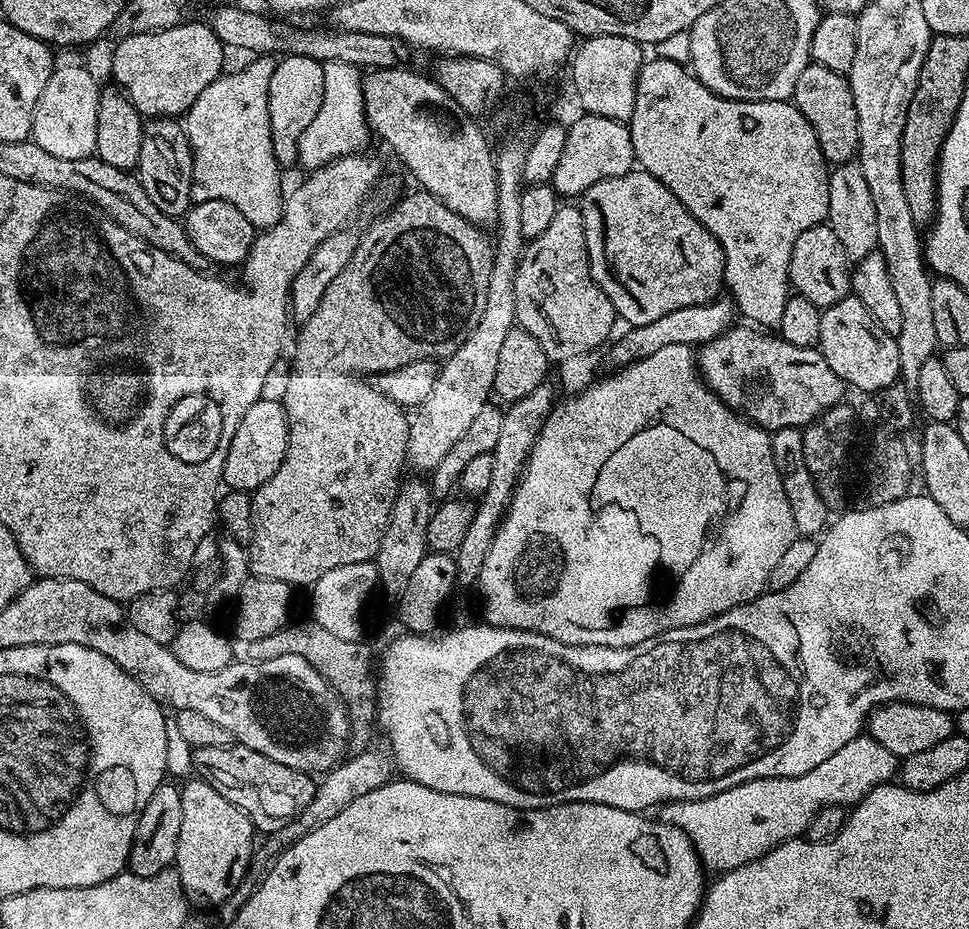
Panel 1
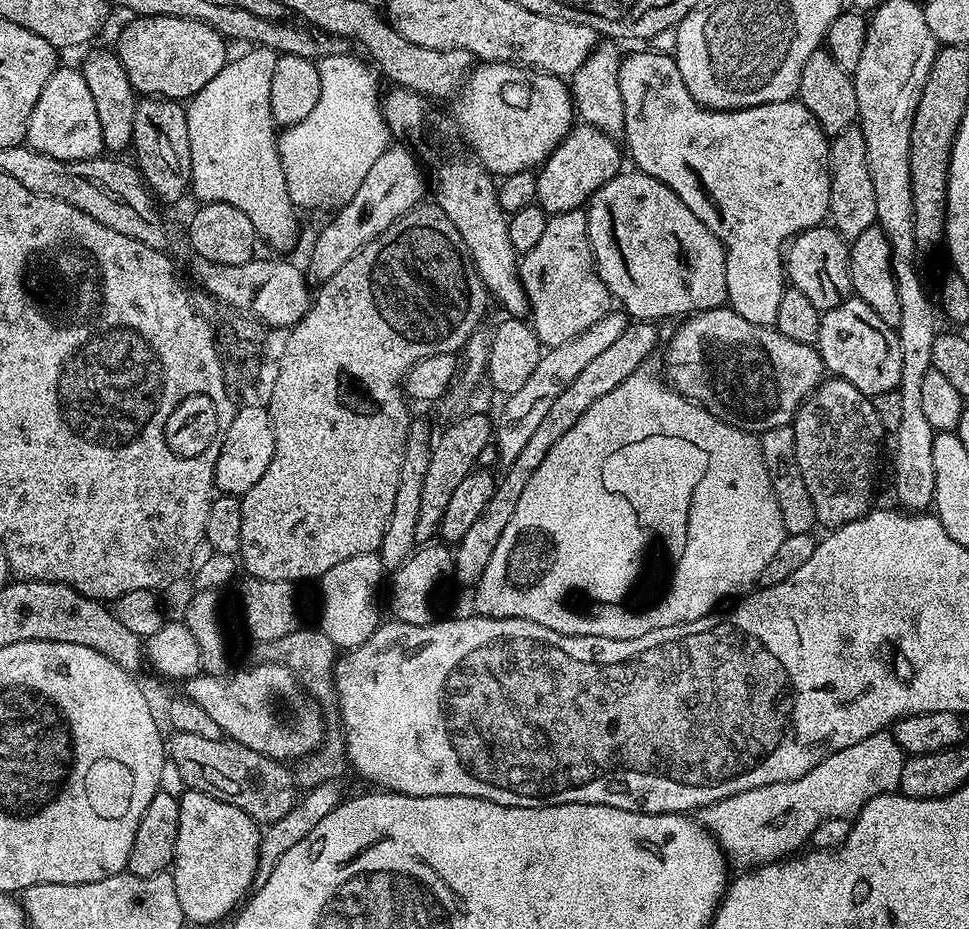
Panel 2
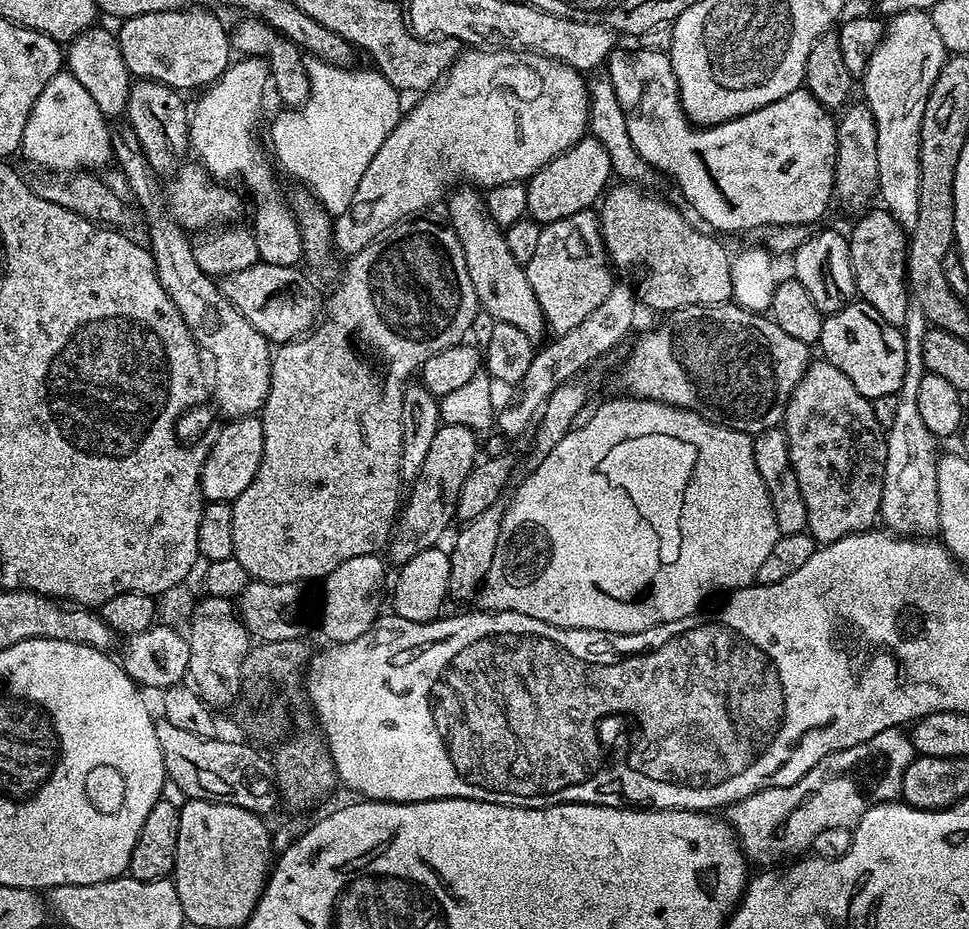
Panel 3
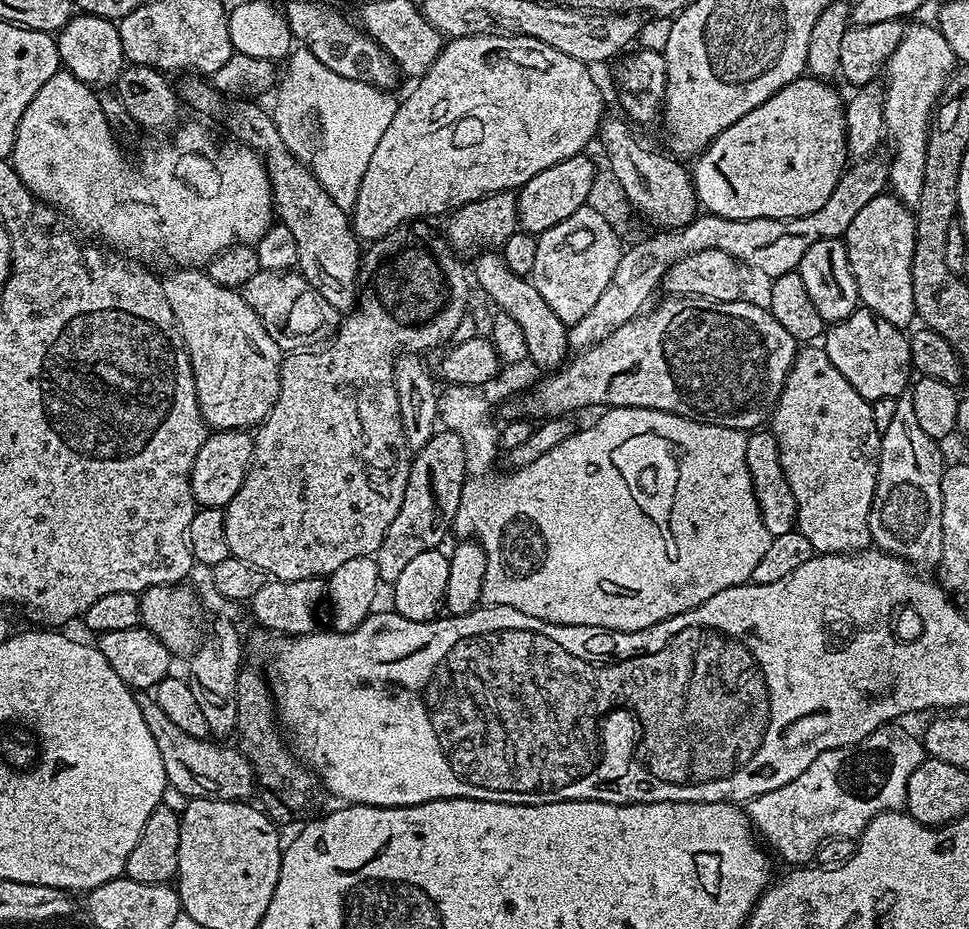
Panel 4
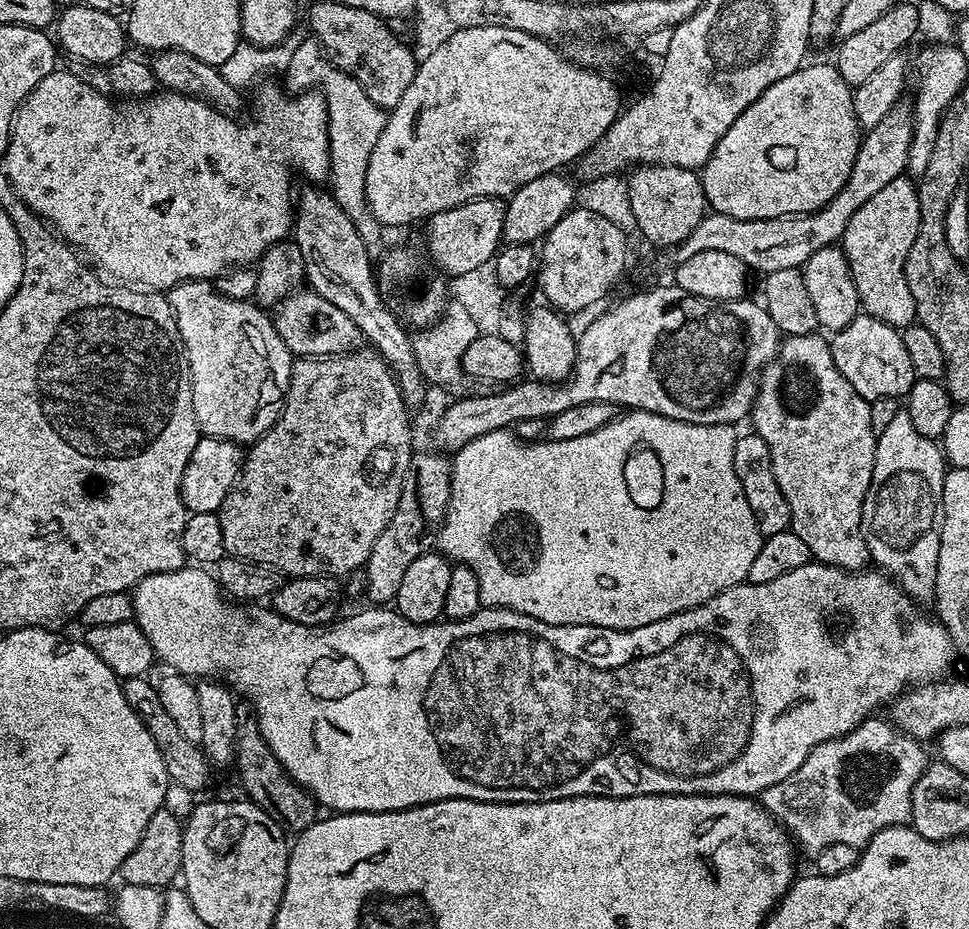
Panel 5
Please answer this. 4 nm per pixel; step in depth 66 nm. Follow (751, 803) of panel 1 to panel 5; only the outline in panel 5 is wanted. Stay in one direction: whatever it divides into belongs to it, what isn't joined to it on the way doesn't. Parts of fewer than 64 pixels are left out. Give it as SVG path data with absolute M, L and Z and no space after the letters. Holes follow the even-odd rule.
M869 718L850 734L817 746L820 752L820 768L812 768L812 784L787 784L783 780L775 788L768 788L762 794L764 809L809 854L826 850L826 846L834 846L834 842L863 849L870 838L874 838L874 834L878 834L883 828L895 824L907 825L912 819L914 784L930 763L929 757L924 757L925 745L900 731L887 719L876 719L880 718Z

